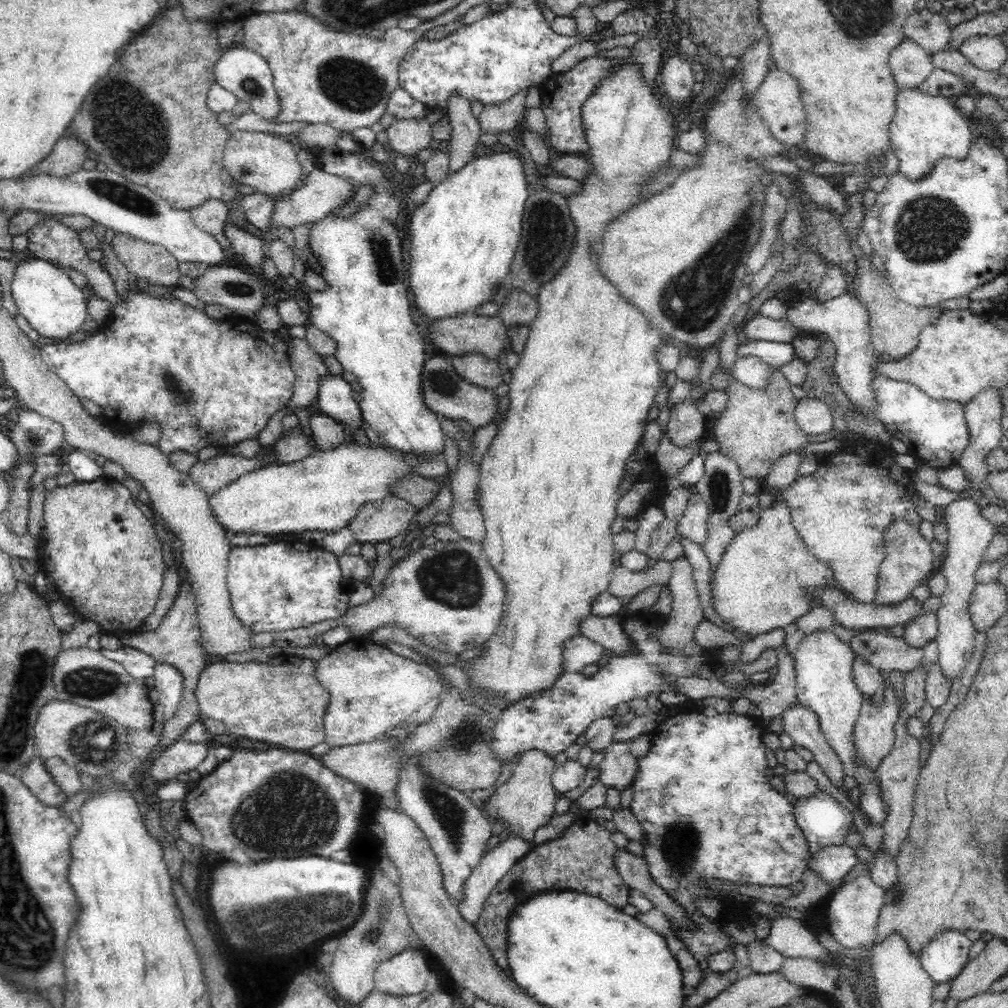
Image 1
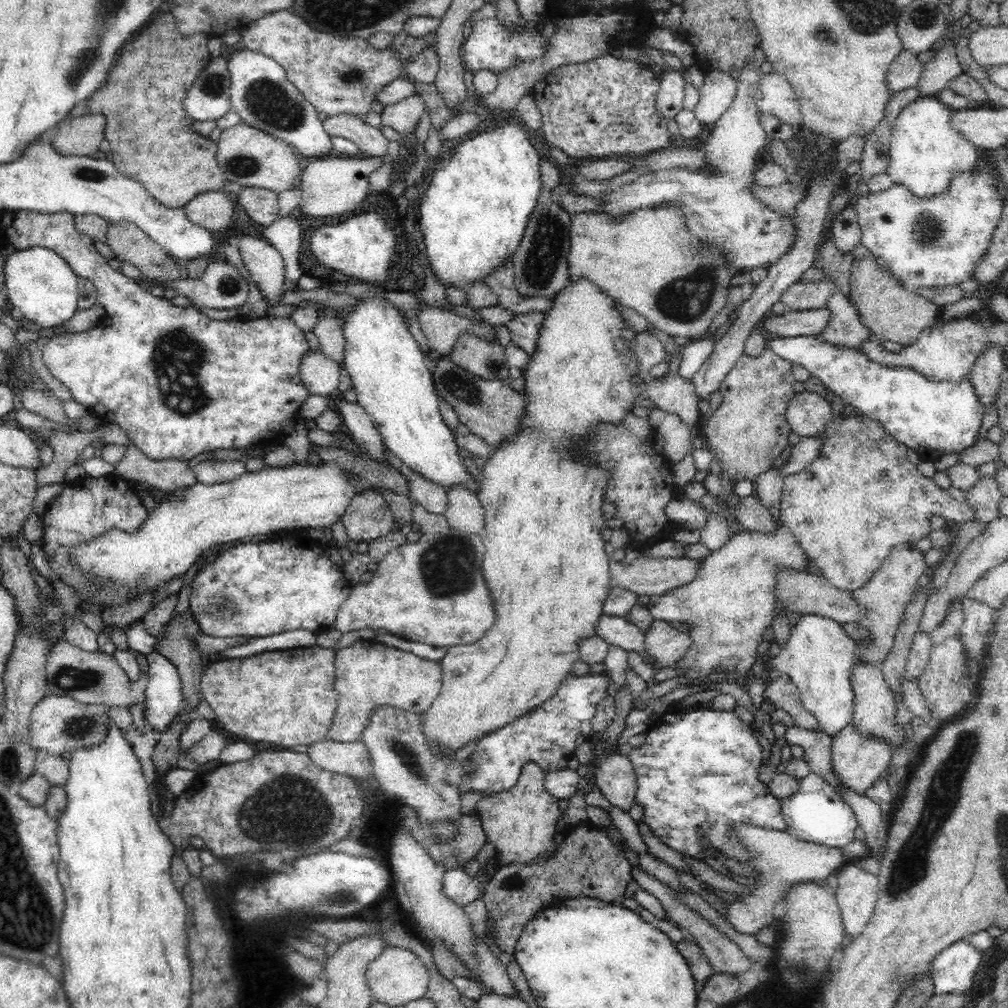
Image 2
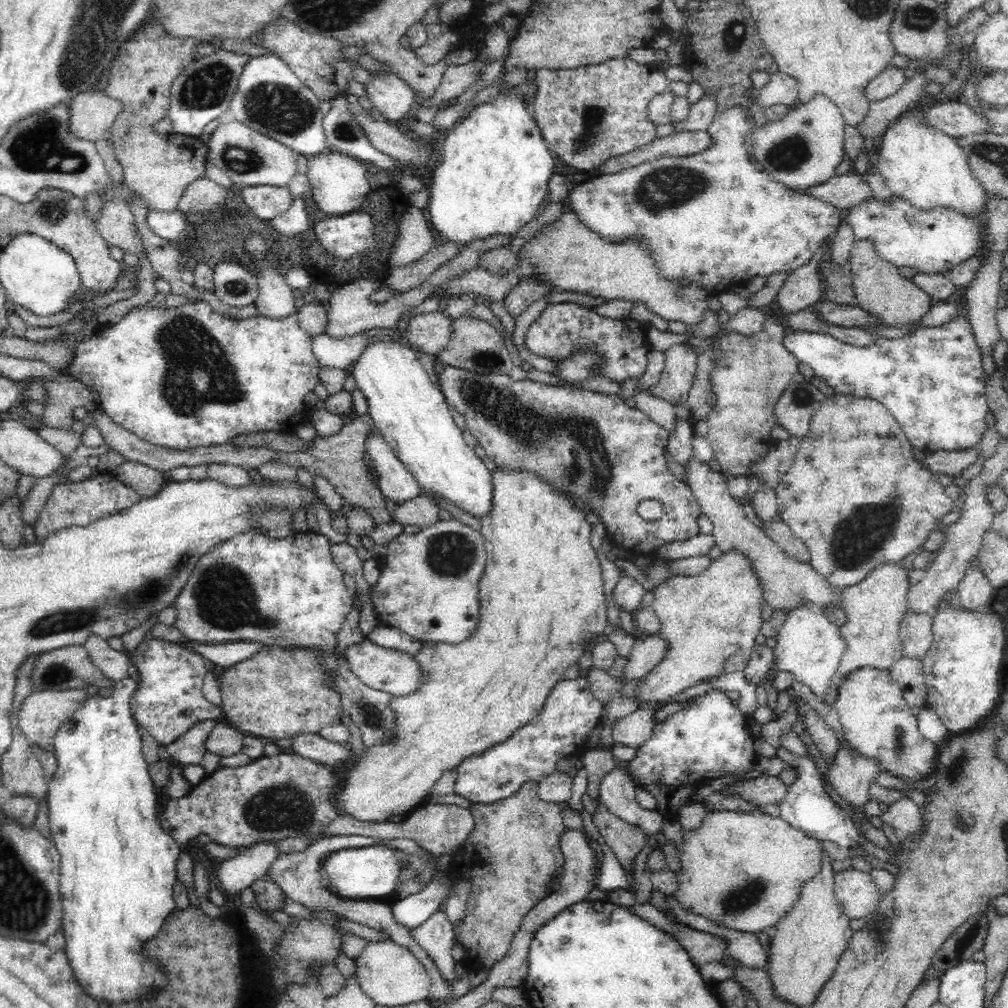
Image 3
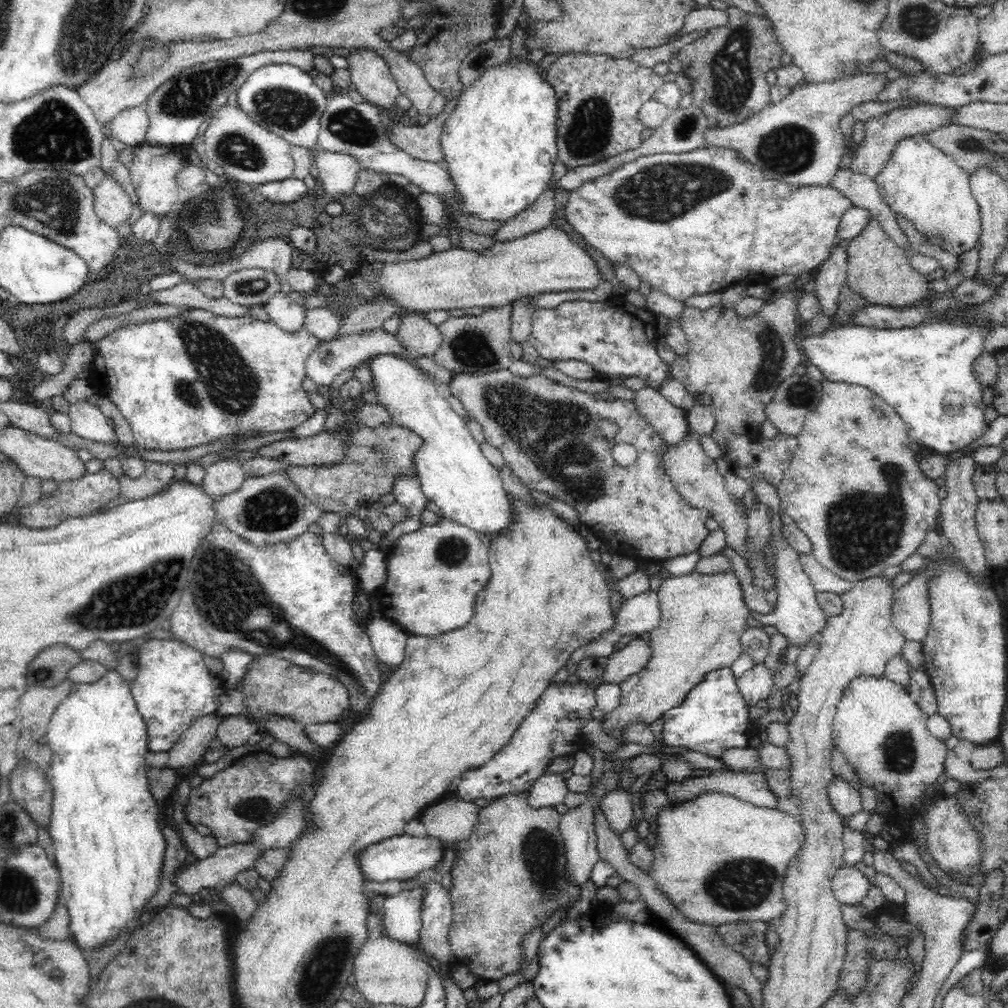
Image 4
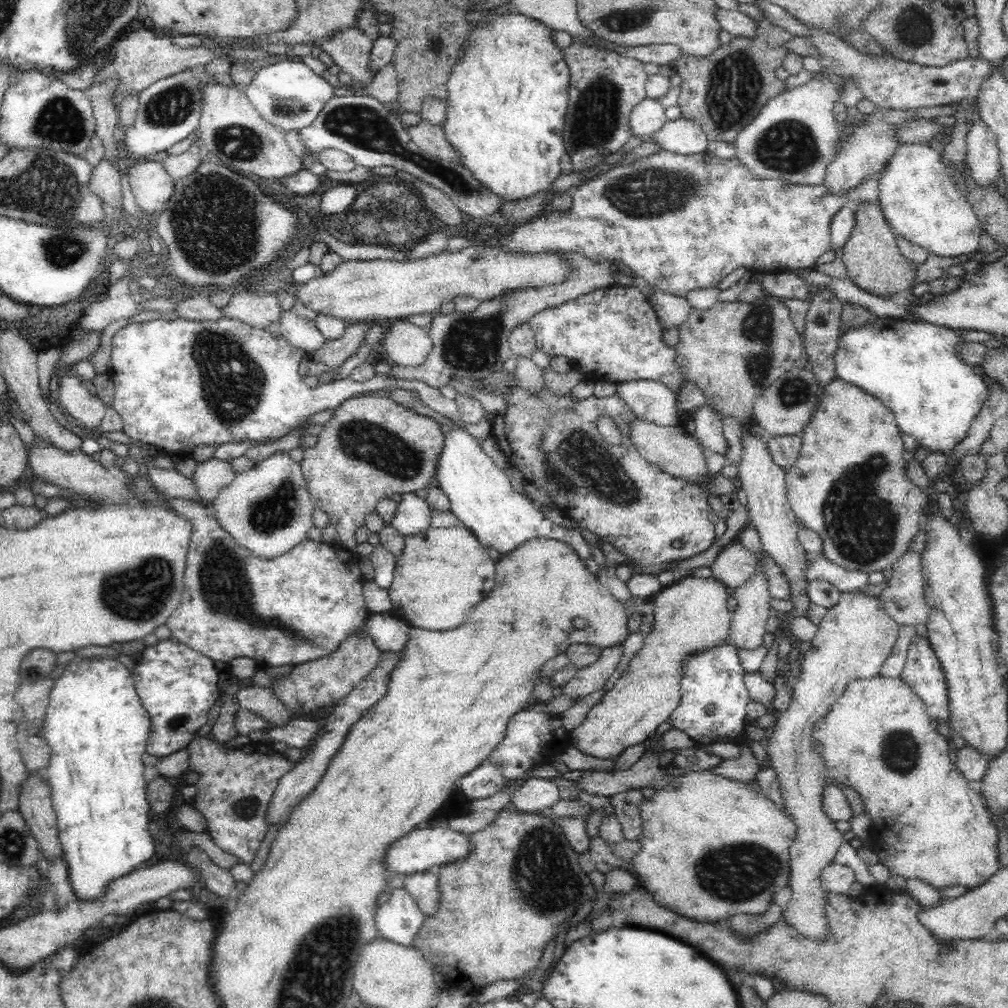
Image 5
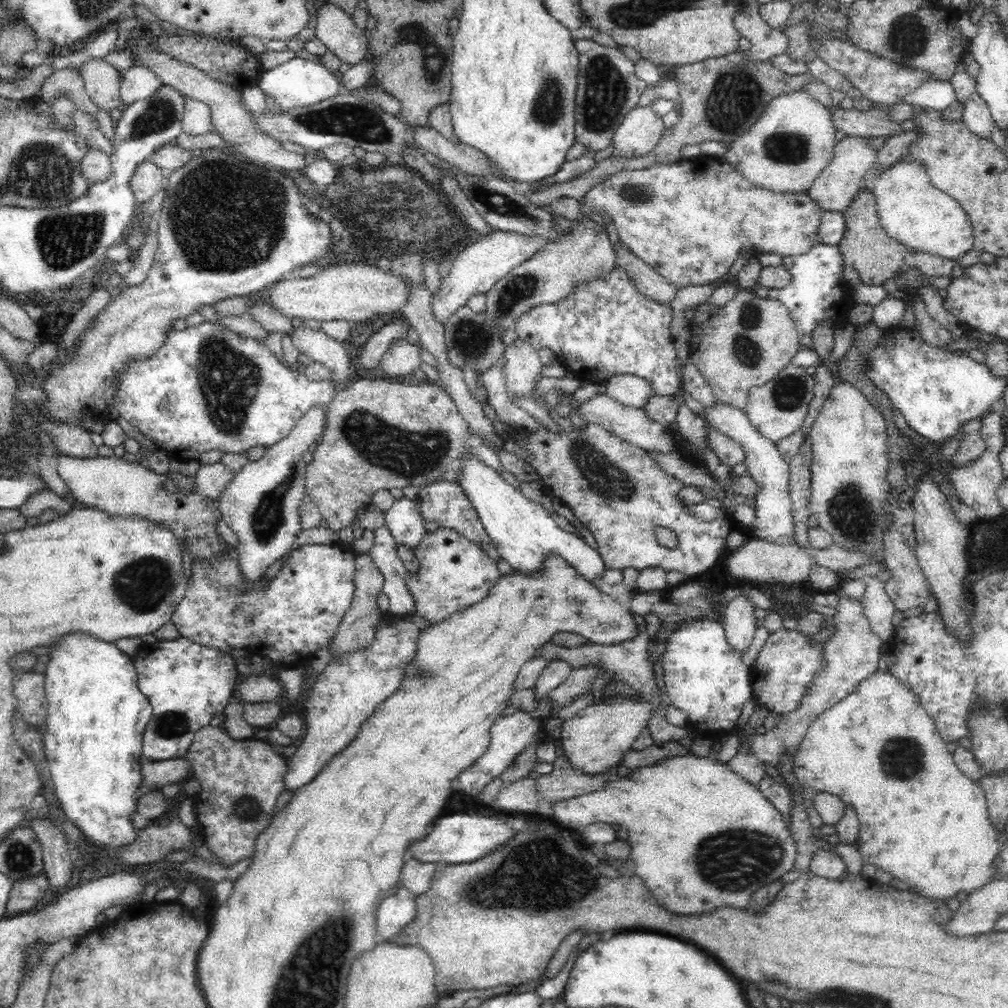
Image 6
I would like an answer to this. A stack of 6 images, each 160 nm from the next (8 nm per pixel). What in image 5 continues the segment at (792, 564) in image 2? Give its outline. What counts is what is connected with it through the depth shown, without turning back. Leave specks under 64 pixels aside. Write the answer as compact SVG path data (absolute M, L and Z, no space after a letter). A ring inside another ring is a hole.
M682 574L678 577L676 582L672 585L666 586L654 596L652 602L654 605L653 617L654 624L652 631L644 636L643 646L636 652L634 657L630 660L628 669L624 671L617 683L601 698L601 700L594 704L594 707L590 709L587 714L587 718L583 721L583 724L573 731L569 732L569 743L570 746L581 750L584 754L589 754L589 756L594 756L596 758L602 758L604 760L613 758L616 759L617 756L626 748L644 743L648 741L654 730L668 720L668 717L674 712L674 709L679 705L679 700L681 698L680 684L682 678L684 678L684 671L682 671L683 662L692 655L697 655L701 653L704 649L709 649L710 647L721 647L722 645L728 645L730 643L730 625L732 620L732 612L728 609L728 597L732 594L726 592L726 585L724 585L720 580L714 578L713 576L707 578L697 578L693 576L687 576Z

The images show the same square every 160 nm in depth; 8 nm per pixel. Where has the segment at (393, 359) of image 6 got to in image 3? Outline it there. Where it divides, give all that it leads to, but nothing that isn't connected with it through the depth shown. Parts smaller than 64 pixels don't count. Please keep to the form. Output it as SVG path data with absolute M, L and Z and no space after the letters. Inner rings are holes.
M443 310L420 313L410 321L404 335L414 349L437 355L451 339L454 320Z

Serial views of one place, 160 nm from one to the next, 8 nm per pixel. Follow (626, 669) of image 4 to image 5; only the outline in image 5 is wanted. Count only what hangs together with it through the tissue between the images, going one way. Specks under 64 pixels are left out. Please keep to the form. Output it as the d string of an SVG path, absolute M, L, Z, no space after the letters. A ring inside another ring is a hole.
M622 644L603 649L596 663L584 670L577 670L576 677L564 685L563 694L578 700L602 690L604 684L616 672L622 656L624 656Z

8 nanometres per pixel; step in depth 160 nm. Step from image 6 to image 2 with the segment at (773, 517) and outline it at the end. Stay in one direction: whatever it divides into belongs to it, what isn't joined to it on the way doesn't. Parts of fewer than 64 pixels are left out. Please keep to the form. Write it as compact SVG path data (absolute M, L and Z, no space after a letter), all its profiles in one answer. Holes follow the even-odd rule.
M814 614L800 617L798 624L791 627L791 635L786 646L770 660L772 666L792 679L792 684L800 693L801 703L804 708L816 717L820 731L826 735L836 736L846 725L852 724L854 710L854 691L850 681L850 674L856 662L856 643L846 635L841 624L830 619Z

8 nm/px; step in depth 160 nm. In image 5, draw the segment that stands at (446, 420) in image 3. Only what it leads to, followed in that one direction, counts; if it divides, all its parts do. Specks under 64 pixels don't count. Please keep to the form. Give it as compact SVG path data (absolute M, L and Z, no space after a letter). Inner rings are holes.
M456 422L443 430L443 436L444 446L434 474L436 487L448 497L448 511L476 536L481 545L492 546L506 554L530 539L553 539L570 545L583 560L593 556L590 544L580 532L550 522L538 511L537 505L514 490L506 473L494 465L479 440L470 435L465 426Z

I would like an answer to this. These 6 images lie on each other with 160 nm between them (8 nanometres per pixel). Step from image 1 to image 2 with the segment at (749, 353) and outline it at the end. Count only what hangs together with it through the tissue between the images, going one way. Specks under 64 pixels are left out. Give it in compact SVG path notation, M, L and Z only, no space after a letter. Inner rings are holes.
M777 337L764 342L774 355L790 364L801 364L816 378L822 381L826 389L834 392L841 400L854 408L858 414L864 414L880 424L886 434L890 434L897 442L906 445L920 458L920 461L937 460L946 454L962 453L975 444L976 436L982 424L985 408L979 402L970 379L962 379L959 383L950 381L928 381L926 377L914 369L880 366L868 359L858 349L840 347L814 337Z

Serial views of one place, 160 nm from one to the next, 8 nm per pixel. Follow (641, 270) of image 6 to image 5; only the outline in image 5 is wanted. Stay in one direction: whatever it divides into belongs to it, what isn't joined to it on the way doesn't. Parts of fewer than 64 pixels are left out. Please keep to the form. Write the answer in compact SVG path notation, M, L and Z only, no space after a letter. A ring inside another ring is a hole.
M652 289L653 293L650 301L662 328L664 330L670 330L674 327L679 328L681 324L686 322L692 307L688 299Z

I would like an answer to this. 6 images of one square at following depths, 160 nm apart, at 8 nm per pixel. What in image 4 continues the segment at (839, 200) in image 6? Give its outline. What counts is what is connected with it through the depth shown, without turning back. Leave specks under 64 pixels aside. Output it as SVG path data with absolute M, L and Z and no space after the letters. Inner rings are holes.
M921 103L913 107L901 107L893 111L871 118L864 123L865 125L865 140L857 146L854 159L849 166L854 172L864 174L870 178L875 176L882 170L884 162L890 158L890 152L894 150L896 144L902 138L911 137L916 134L925 135L933 130L956 125L958 122L953 122L953 116L957 113L956 108L950 106L942 106L941 104Z

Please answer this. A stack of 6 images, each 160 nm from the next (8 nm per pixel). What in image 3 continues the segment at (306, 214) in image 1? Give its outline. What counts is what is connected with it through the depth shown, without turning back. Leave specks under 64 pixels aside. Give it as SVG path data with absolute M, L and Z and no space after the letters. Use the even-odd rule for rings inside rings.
M329 151L306 159L306 176L309 180L309 189L312 191L312 200L317 208L329 216L340 216L362 206L372 190L364 163L354 157Z

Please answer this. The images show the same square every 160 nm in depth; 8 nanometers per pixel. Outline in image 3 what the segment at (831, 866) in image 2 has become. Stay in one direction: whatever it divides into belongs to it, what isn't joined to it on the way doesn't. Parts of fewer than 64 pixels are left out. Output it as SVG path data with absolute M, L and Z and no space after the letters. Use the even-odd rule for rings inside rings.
M742 811L708 812L701 827L685 831L679 852L682 871L678 876L680 888L673 896L682 907L733 930L758 934L775 924L799 900L802 886L822 871L824 849L819 840L794 829L779 816Z

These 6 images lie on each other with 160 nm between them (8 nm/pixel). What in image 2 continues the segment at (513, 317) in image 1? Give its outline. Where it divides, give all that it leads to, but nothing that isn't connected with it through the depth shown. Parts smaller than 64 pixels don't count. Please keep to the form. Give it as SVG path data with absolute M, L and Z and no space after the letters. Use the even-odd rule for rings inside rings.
M512 261L504 263L499 269L485 276L484 283L496 294L497 304L511 312L512 316L535 312L545 312L551 305L551 299L542 296L526 298L513 283Z

